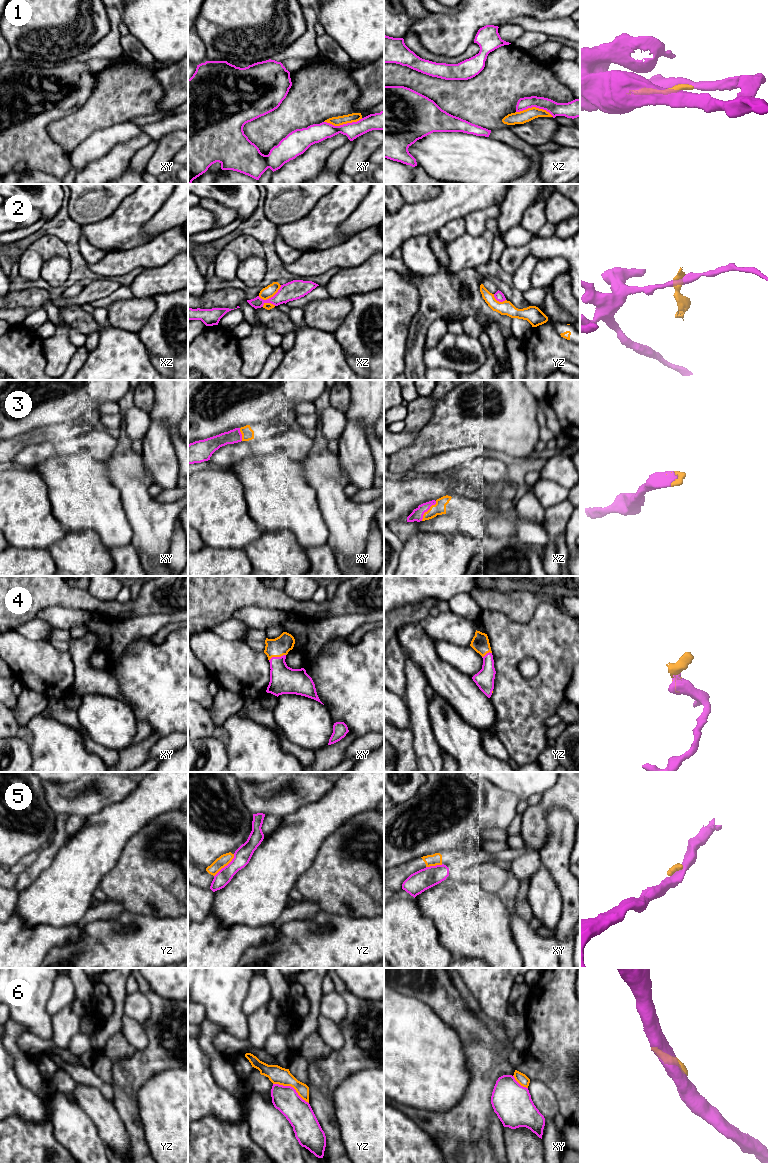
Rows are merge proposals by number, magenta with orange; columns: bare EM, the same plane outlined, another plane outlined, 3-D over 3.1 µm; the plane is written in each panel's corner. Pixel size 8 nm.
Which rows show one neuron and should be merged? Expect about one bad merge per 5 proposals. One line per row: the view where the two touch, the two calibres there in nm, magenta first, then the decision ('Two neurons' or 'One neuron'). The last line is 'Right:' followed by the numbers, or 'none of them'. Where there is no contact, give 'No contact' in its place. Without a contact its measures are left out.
1: Touches magenta in xy. Thickness 150 nm (magenta) against 80 nm. Two neurons
2: Touches magenta in xz. Thickness 150 nm (magenta) against 90 nm. Two neurons
3: Touches magenta in xz. Thickness 100 nm (magenta) against 100 nm. One neuron
4: Touches magenta in xy. Thickness 220 nm (magenta) against 150 nm. One neuron
5: Touches magenta in yz. Thickness 140 nm (magenta) against 90 nm. Two neurons
6: Touches magenta in yz. Thickness 220 nm (magenta) against 140 nm. Two neurons
Right: 3, 4

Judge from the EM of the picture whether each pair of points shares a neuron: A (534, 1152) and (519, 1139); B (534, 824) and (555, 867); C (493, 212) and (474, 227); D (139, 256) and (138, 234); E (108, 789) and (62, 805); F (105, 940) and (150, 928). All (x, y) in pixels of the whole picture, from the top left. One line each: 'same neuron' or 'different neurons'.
A: same neuron
B: different neurons
C: same neuron
D: different neurons
E: same neuron
F: same neuron

